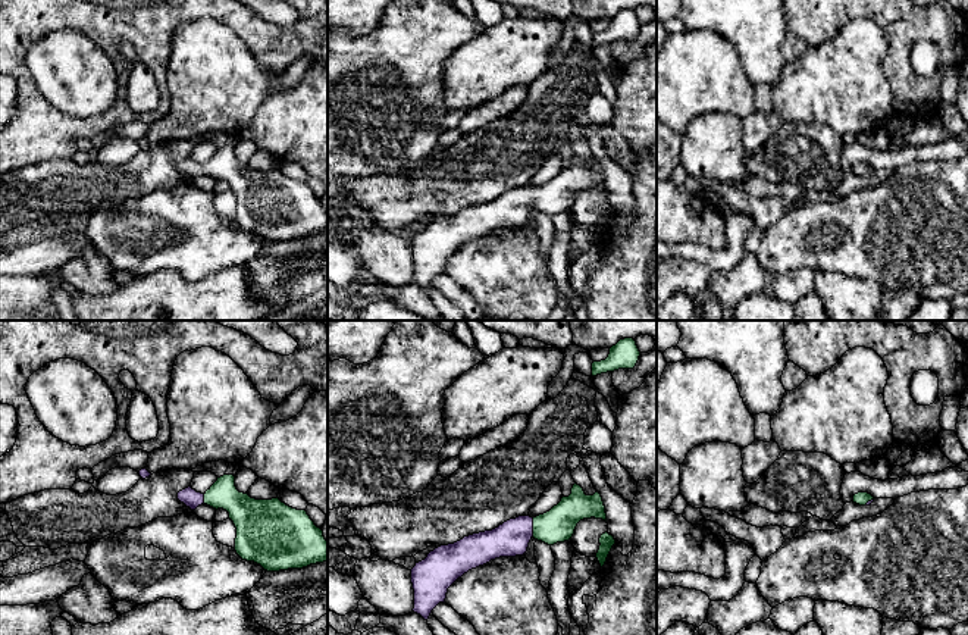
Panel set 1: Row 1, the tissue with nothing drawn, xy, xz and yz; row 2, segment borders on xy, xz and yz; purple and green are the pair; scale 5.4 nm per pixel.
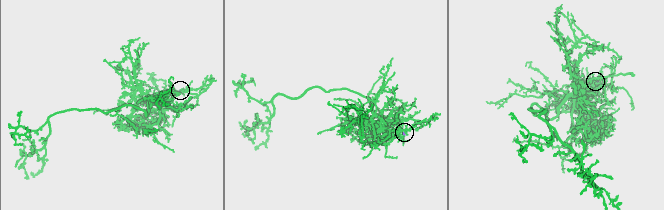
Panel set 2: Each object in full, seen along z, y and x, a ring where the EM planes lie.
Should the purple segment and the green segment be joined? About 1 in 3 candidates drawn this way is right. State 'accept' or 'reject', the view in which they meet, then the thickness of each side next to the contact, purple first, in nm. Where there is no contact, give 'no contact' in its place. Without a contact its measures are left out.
accept; meets purple in xz; 200 nm thick on the purple side, 190 nm on the other

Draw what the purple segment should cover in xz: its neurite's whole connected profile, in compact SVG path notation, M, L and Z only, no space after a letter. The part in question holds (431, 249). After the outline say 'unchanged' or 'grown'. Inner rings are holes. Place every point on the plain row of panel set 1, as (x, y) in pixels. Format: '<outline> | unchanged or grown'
M573 156L571 165L549 182L536 188L519 187L492 201L464 207L441 216L411 240L414 279L425 291L432 281L445 273L448 259L464 244L499 228L523 226L532 209L548 216L571 210L577 194L583 190L607 193L601 165L586 166L583 159Z | grown

